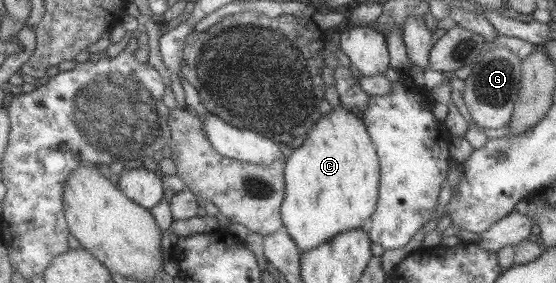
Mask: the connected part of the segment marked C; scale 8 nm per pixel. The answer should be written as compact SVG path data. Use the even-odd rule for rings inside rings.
M341 104L321 116L302 138L303 143L285 157L284 198L279 208L283 228L294 241L299 253L316 248L339 232L366 227L377 205L379 183L378 157L363 120Z

